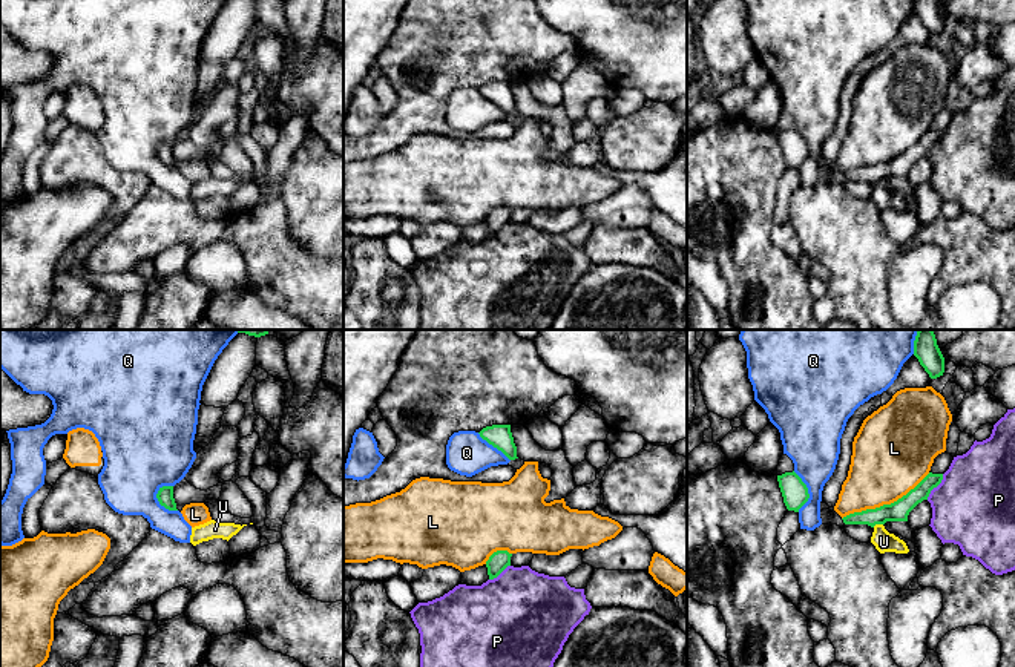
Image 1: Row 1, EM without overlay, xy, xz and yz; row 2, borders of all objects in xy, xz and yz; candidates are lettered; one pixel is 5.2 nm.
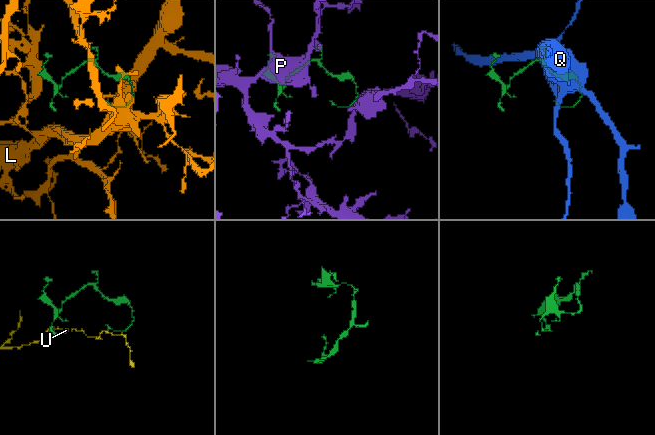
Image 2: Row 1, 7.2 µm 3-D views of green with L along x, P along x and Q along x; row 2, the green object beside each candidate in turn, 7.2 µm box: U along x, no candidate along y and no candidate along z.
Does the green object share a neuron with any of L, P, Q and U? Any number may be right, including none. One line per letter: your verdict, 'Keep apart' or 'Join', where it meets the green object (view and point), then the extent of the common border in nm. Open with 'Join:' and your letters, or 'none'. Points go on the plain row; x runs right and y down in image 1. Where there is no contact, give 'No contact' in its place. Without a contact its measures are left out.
Join: none
L: Keep apart. Touches green at yz (885, 161). Shared border 500 nm
P: Keep apart. Touches green at yz (936, 143). Shared border 160 nm
Q: Keep apart. Touches green at xy (160, 160). Shared border 160 nm
U: Keep apart. Touches green at yz (877, 180). Shared border 60 nm

